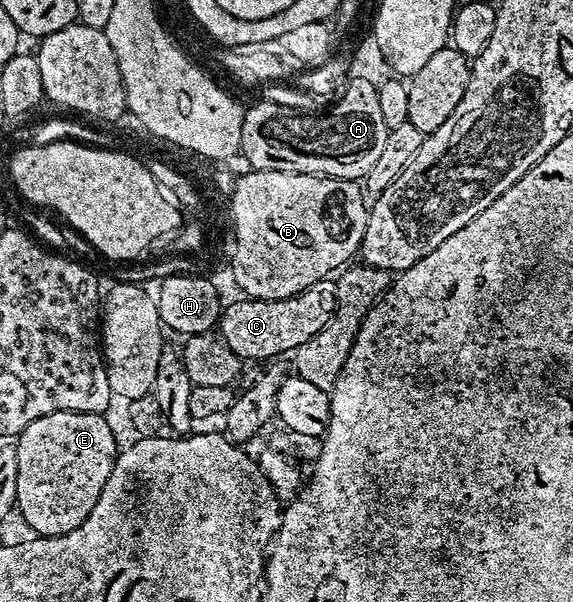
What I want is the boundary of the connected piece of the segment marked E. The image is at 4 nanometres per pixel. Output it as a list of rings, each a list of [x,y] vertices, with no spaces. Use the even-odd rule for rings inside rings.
[[[52,412],[43,418],[35,418],[21,435],[16,437],[17,461],[17,503],[16,511],[21,511],[30,533],[37,536],[65,536],[75,530],[91,514],[95,502],[99,502],[101,487],[113,469],[117,460],[119,443],[106,417],[99,412]]]

